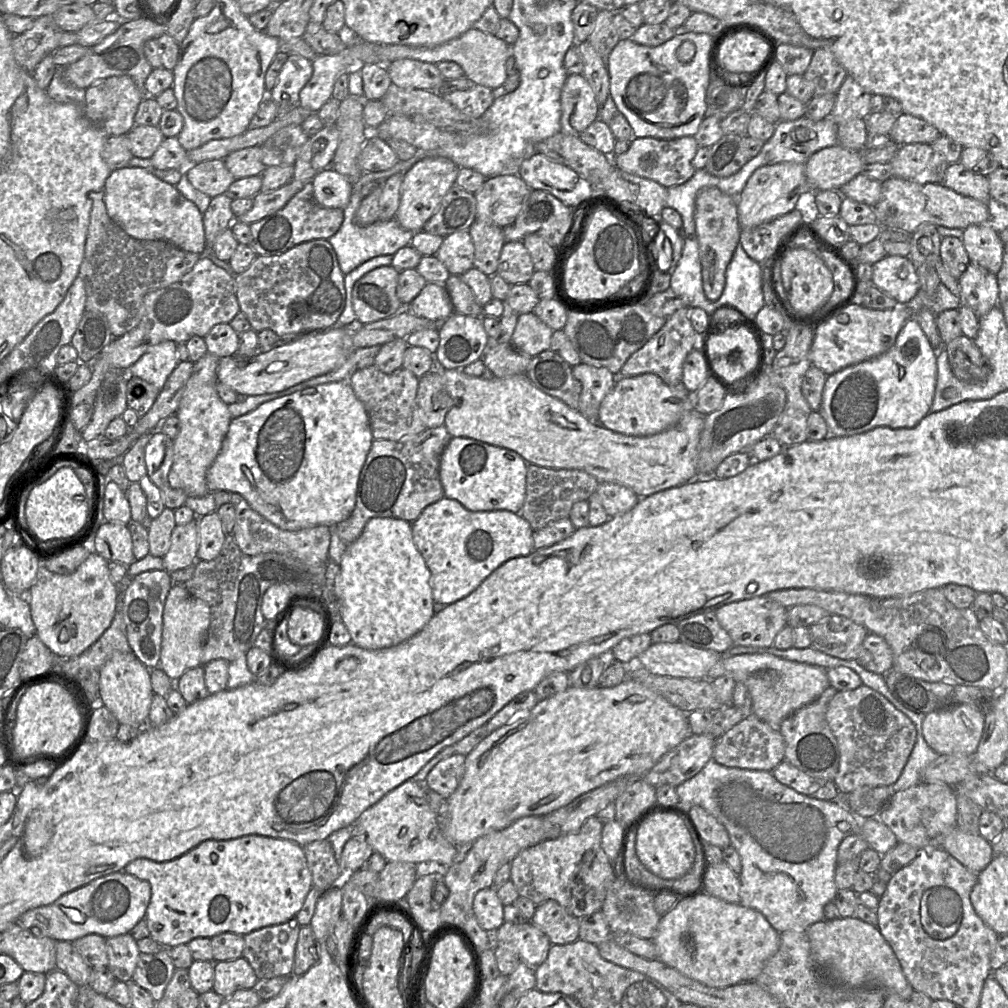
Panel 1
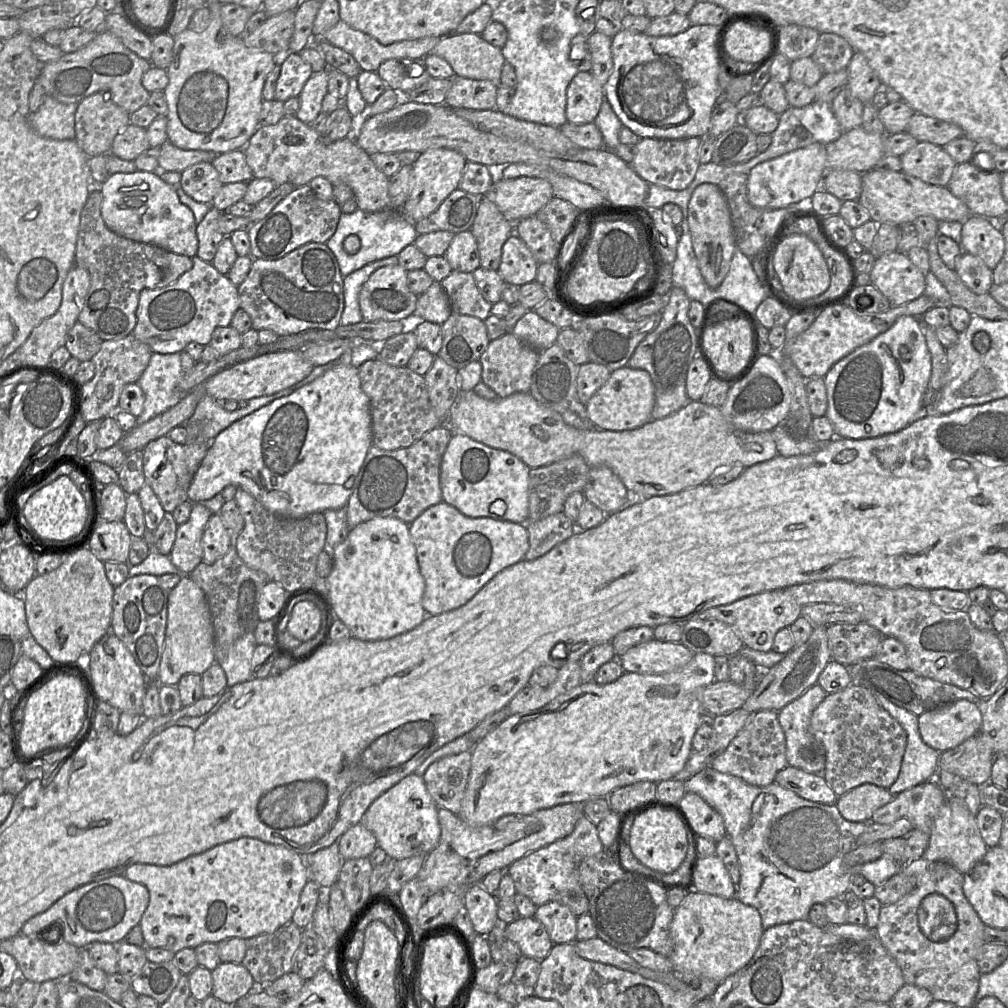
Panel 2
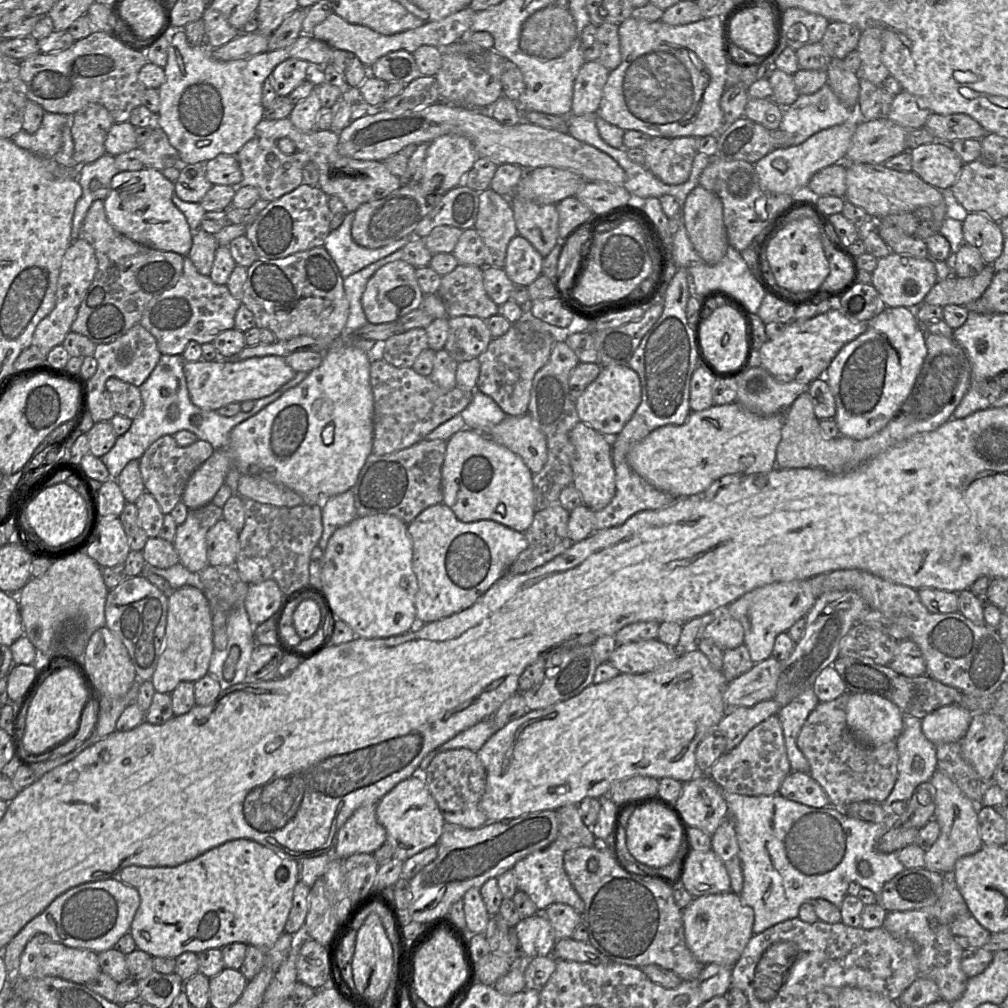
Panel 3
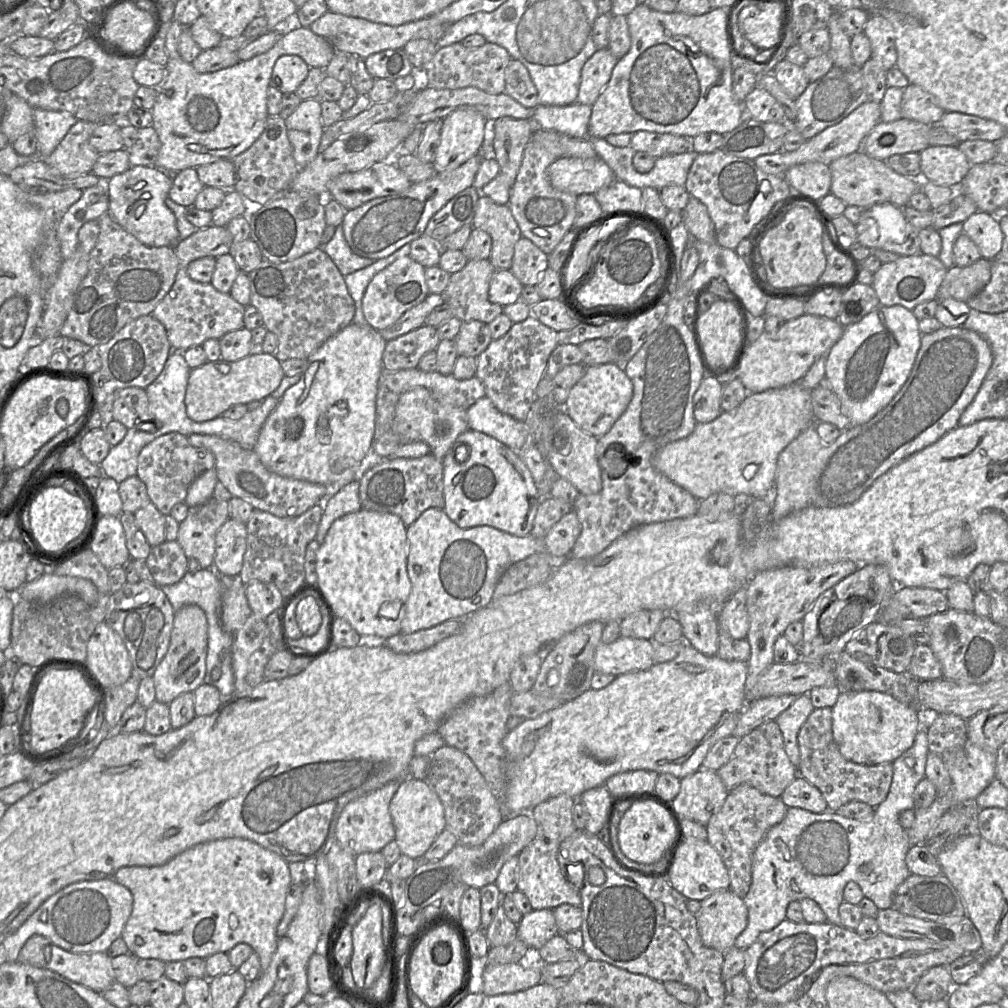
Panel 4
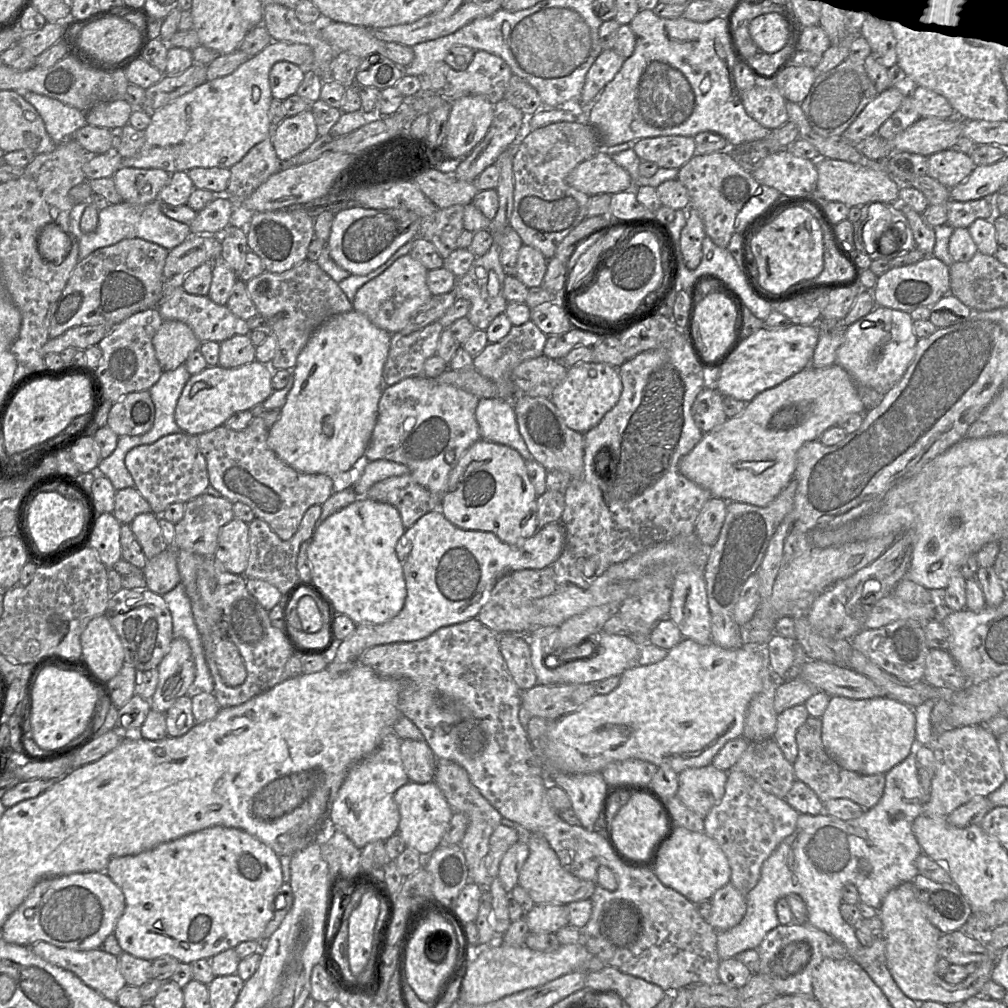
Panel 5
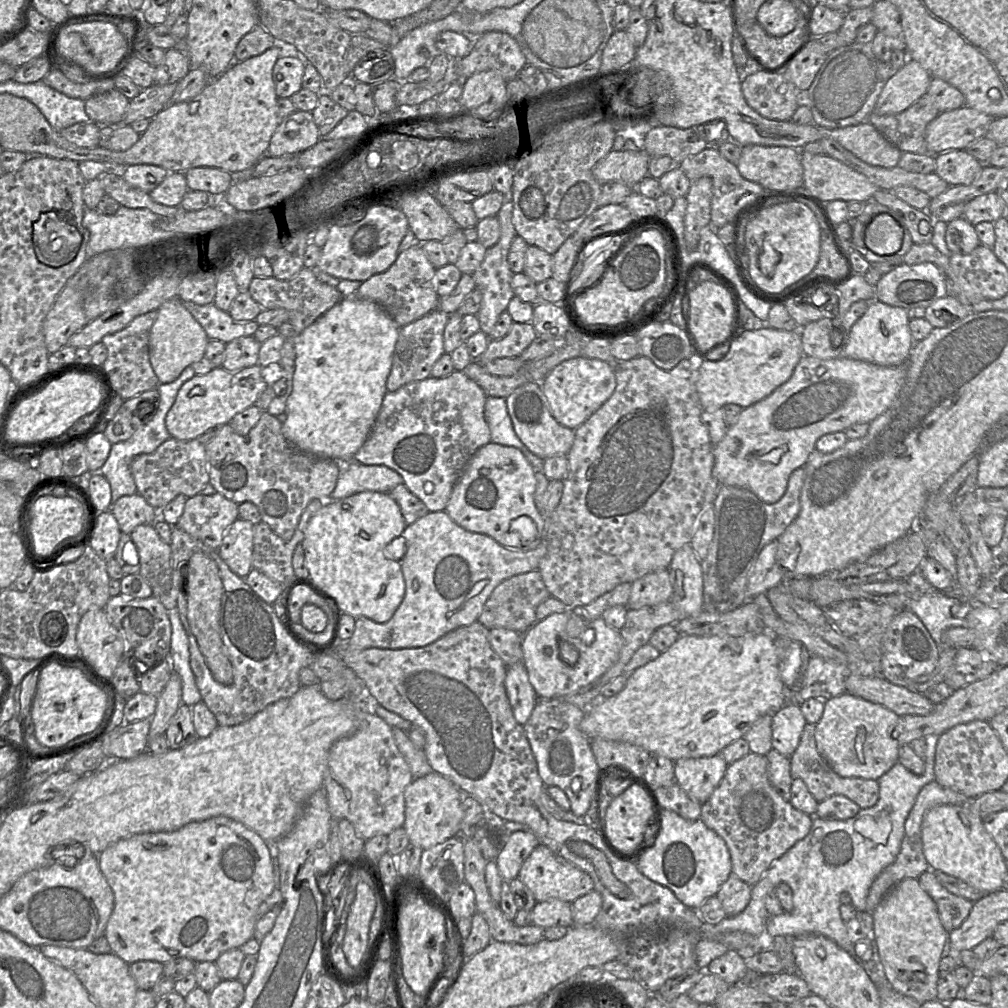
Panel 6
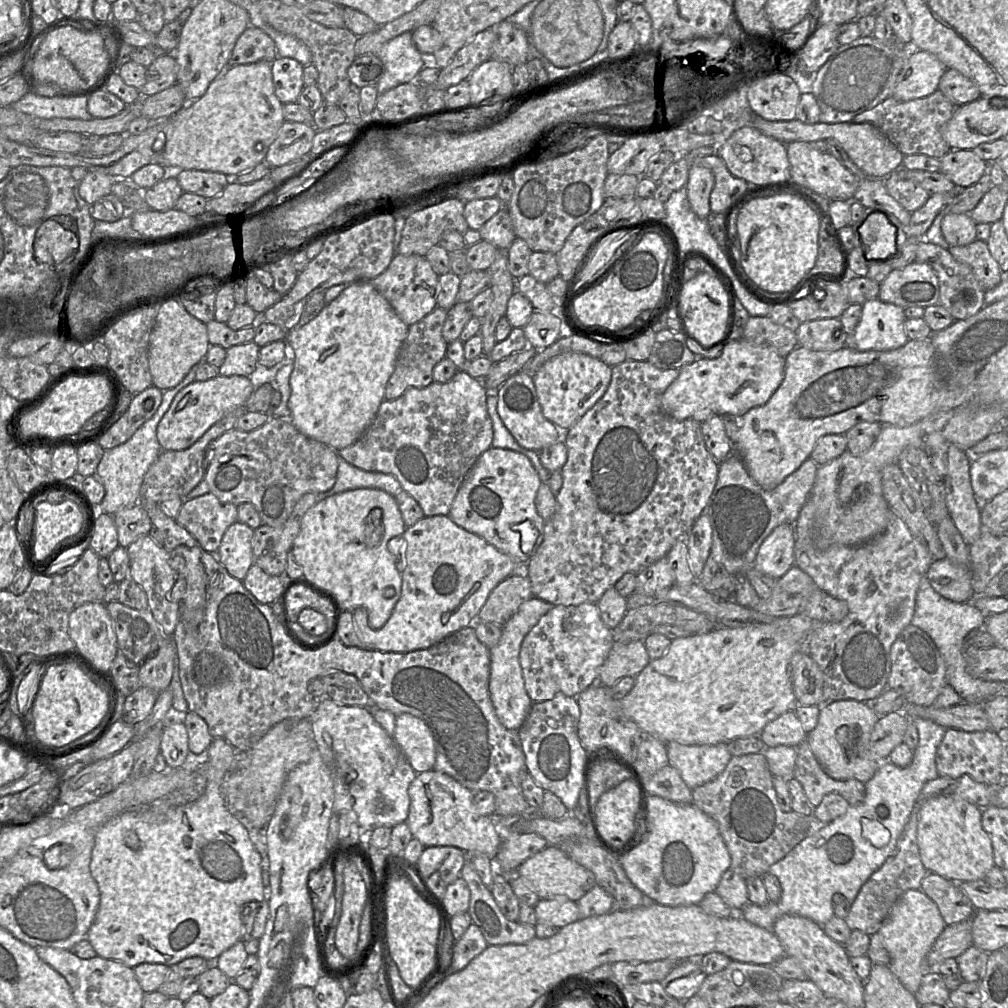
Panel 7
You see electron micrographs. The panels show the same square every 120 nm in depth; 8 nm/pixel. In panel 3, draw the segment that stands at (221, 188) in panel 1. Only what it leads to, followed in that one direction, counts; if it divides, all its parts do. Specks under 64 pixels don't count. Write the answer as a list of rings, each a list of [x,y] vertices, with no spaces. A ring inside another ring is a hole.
[[[205,163],[182,164],[174,194],[185,202],[200,203],[212,186],[206,178]]]

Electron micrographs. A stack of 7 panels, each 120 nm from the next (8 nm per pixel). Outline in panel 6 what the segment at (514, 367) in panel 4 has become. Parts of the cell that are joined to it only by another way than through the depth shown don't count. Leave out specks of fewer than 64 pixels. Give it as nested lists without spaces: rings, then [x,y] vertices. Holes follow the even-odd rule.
[[[514,322],[503,338],[490,339],[486,351],[477,361],[484,365],[499,358],[519,357],[536,337],[537,333],[531,322]]]

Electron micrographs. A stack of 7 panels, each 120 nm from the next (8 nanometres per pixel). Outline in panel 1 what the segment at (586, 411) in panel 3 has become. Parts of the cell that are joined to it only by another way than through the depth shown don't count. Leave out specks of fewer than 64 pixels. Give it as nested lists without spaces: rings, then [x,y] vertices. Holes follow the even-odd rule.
[[[644,373],[617,377],[613,389],[600,405],[598,422],[605,428],[624,435],[649,436],[674,426],[691,409],[694,409],[694,394],[684,385],[670,387],[656,374]]]

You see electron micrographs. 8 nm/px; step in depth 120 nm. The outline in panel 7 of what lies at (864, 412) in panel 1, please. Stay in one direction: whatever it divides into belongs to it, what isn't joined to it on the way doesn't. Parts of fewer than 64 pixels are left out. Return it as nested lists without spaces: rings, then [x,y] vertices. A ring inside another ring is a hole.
[[[876,298],[862,304],[860,321],[849,346],[858,351],[890,351],[909,341],[904,328],[904,309]]]

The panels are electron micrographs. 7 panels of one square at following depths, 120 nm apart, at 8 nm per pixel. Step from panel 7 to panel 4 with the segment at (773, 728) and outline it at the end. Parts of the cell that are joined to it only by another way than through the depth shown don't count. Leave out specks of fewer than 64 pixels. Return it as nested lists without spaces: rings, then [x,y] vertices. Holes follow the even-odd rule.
[[[801,694],[775,720],[782,732],[785,751],[792,764],[797,768],[800,763],[798,733],[814,709],[809,694]]]

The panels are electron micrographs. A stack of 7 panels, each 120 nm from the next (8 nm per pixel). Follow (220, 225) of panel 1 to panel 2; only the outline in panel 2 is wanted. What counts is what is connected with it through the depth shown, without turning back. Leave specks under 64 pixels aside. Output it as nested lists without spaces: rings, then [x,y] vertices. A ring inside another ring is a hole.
[[[210,206],[208,213],[196,227],[198,238],[196,256],[209,263],[212,262],[219,244],[226,237],[219,231],[220,215],[221,211]]]

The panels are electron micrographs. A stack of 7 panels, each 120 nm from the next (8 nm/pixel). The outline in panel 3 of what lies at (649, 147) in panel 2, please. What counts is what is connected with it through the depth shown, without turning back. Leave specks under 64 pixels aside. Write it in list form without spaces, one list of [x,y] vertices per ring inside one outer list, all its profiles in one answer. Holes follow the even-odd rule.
[[[653,137],[642,147],[644,166],[666,184],[682,184],[690,176],[698,139]]]

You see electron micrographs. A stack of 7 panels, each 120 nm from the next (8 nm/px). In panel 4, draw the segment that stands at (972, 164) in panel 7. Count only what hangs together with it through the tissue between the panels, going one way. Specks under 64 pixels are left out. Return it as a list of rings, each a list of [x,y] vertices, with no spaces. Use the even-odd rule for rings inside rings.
[[[928,146],[921,152],[921,180],[958,188],[971,163],[957,146]]]

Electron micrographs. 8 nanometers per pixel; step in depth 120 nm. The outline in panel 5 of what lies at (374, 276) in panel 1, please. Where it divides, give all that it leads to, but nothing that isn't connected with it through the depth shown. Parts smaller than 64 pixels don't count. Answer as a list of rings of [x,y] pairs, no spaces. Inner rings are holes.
[[[406,254],[357,291],[353,309],[390,334],[400,332],[408,323],[411,315],[432,297],[427,284],[428,272],[429,270],[421,262],[413,258],[411,254]]]

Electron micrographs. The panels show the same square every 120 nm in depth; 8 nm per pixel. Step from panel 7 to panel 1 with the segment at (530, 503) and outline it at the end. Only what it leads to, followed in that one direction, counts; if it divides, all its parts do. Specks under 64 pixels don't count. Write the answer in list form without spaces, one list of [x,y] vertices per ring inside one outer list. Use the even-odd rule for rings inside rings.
[[[452,437],[446,448],[444,449],[442,456],[440,458],[440,481],[442,484],[444,496],[449,499],[454,499],[460,502],[466,509],[474,512],[480,511],[495,511],[495,510],[506,510],[514,513],[520,513],[525,497],[526,497],[526,478],[527,478],[527,468],[528,464],[525,459],[519,455],[517,452],[498,447],[494,445],[490,445],[488,443],[472,439],[472,438],[464,438],[464,437]]]

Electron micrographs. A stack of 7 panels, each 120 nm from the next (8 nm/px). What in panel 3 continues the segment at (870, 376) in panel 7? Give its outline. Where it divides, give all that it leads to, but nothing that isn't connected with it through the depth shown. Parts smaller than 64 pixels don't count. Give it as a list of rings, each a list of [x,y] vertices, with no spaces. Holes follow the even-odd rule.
[[[737,402],[712,405],[702,411],[691,411],[682,425],[668,424],[653,430],[632,446],[627,455],[627,462],[644,480],[675,498],[701,496],[710,484],[724,475],[746,476],[771,471],[776,465],[776,449],[781,440],[783,425],[784,413],[759,415]]]

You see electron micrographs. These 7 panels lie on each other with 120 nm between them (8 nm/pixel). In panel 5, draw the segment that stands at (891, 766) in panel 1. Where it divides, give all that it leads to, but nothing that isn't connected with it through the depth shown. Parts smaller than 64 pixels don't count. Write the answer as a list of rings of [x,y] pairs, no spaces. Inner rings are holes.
[[[811,716],[798,729],[798,756],[793,763],[795,778],[807,784],[823,803],[831,799],[845,798],[866,810],[873,808],[883,796],[885,774],[862,775],[839,766],[825,751],[821,731],[821,718]]]

